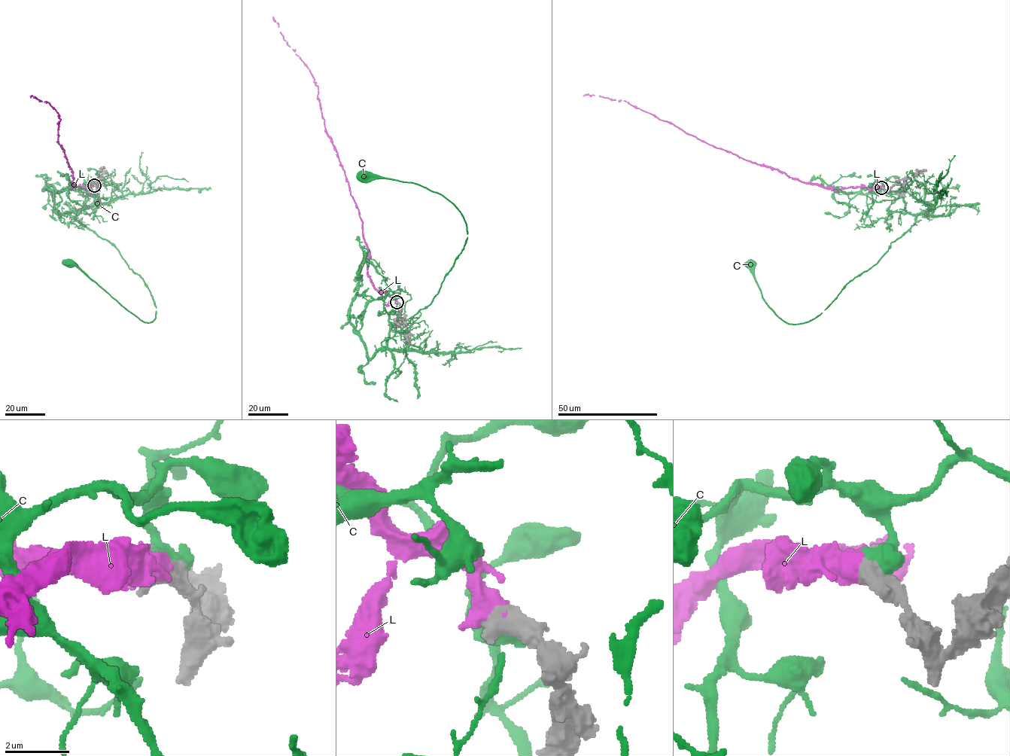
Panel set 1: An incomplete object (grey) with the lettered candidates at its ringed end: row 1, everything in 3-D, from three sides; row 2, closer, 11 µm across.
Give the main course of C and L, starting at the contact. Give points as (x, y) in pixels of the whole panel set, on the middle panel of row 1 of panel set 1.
C: (397, 302), (386, 294), (362, 313), (369, 358), (430, 303), (466, 226), (436, 193), (364, 176)
L: (397, 302), (380, 292), (369, 278), (363, 222), (326, 131), (317, 87), (273, 16)

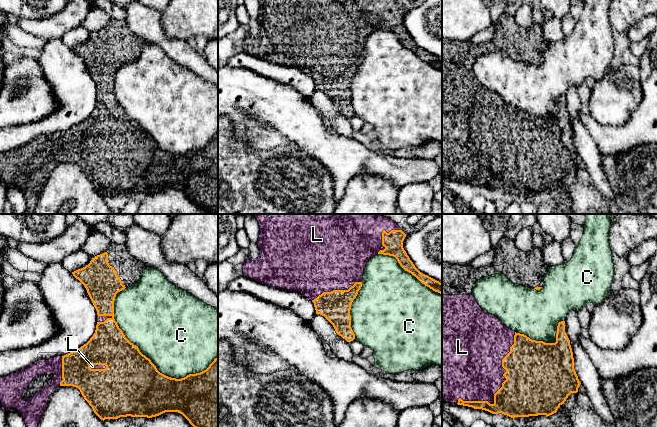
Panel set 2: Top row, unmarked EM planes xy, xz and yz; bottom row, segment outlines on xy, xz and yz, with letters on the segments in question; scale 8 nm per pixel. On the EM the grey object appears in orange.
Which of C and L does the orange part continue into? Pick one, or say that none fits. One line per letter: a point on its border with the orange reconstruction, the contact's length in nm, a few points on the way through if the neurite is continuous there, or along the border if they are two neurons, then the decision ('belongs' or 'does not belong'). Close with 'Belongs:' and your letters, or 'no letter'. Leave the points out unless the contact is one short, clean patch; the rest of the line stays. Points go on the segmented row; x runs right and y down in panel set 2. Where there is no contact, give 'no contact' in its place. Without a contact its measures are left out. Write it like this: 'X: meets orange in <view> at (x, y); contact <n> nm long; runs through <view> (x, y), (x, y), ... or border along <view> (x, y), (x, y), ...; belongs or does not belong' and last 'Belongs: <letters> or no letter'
C: meets orange in xy at (150, 361); contact 950 nm long; does not belong
L: meets orange in yz at (501, 387); contact 750 nm long; belongs
Belongs: L

